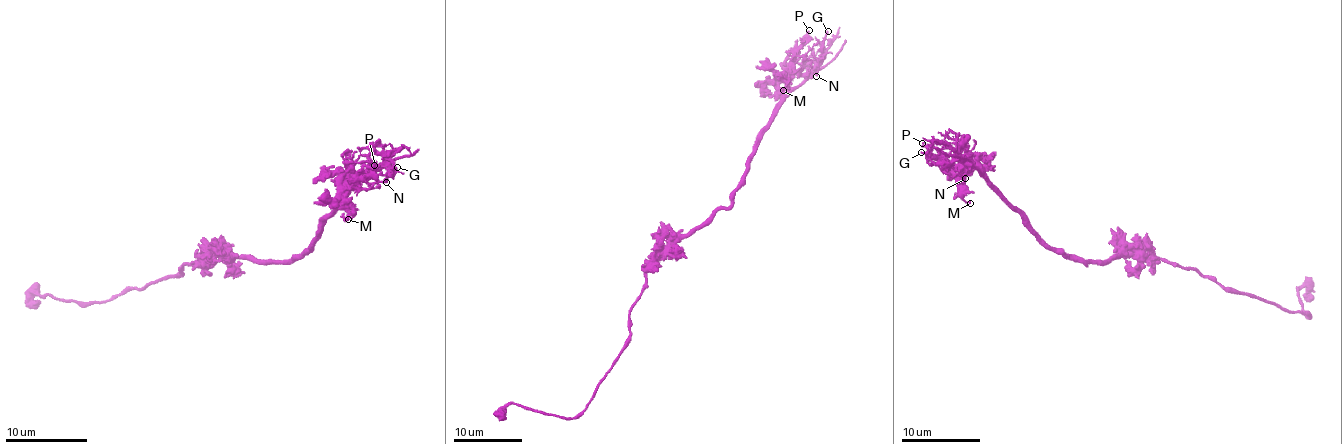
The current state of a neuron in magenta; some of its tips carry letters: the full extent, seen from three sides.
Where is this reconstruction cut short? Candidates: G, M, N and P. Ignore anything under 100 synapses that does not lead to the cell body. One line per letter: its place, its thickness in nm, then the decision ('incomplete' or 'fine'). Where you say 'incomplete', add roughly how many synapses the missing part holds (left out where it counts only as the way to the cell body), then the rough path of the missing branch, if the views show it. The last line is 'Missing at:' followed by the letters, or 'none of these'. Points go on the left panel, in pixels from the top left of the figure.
G: (397, 167) | 190 nm | fine
M: (348, 219) | 160 nm | fine
N: (386, 182) | 150 nm | fine
P: (374, 165) | 200 nm | fine
Missing at: none of these

